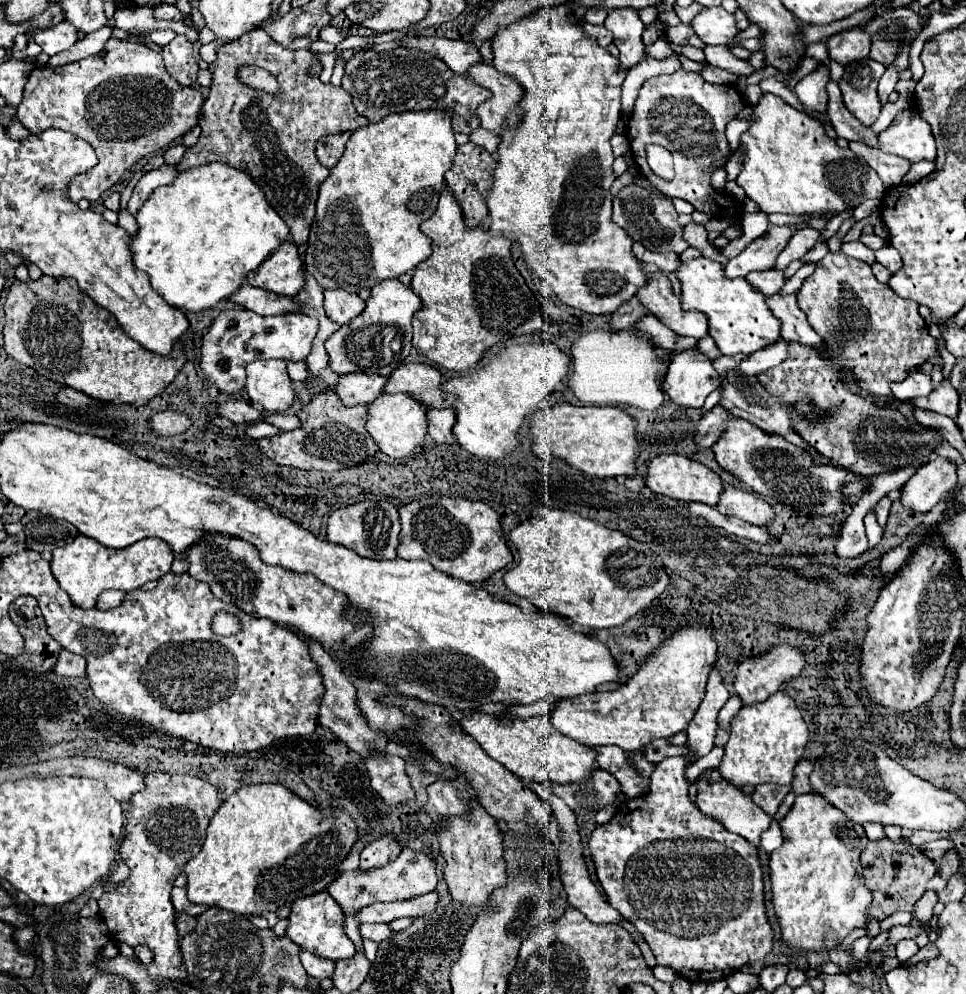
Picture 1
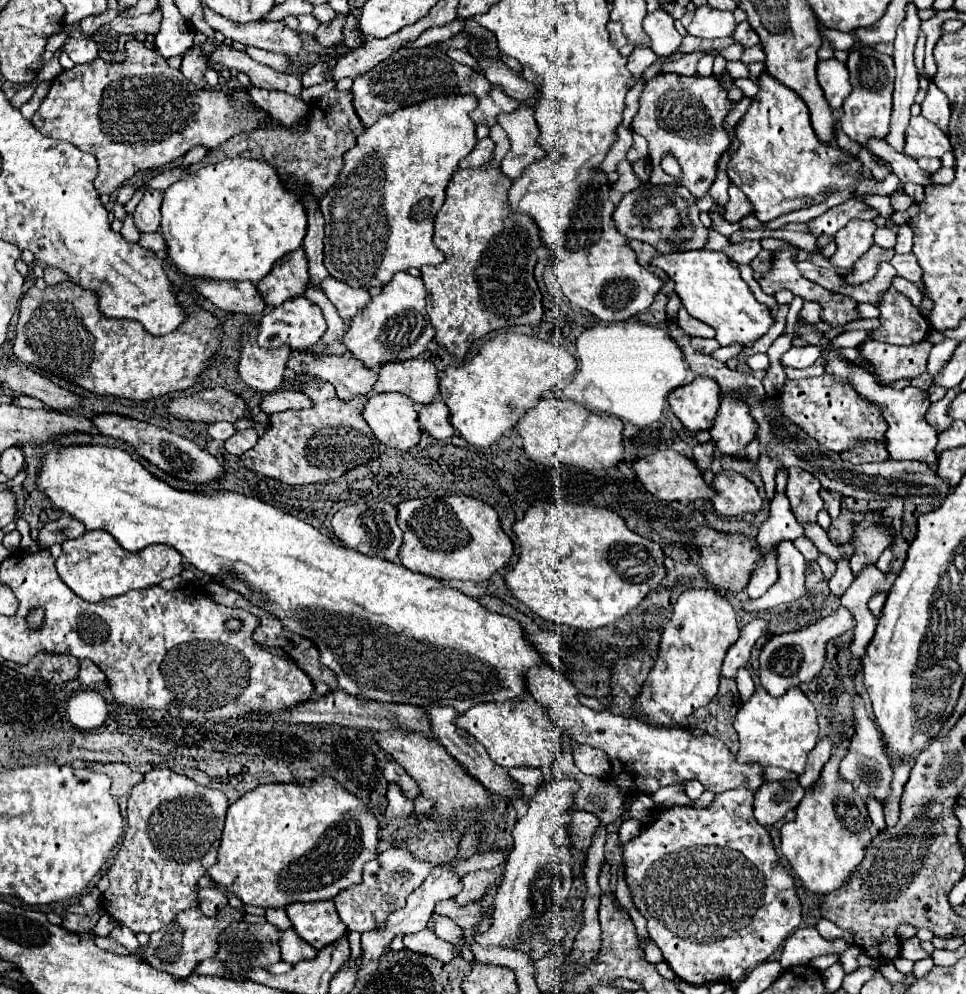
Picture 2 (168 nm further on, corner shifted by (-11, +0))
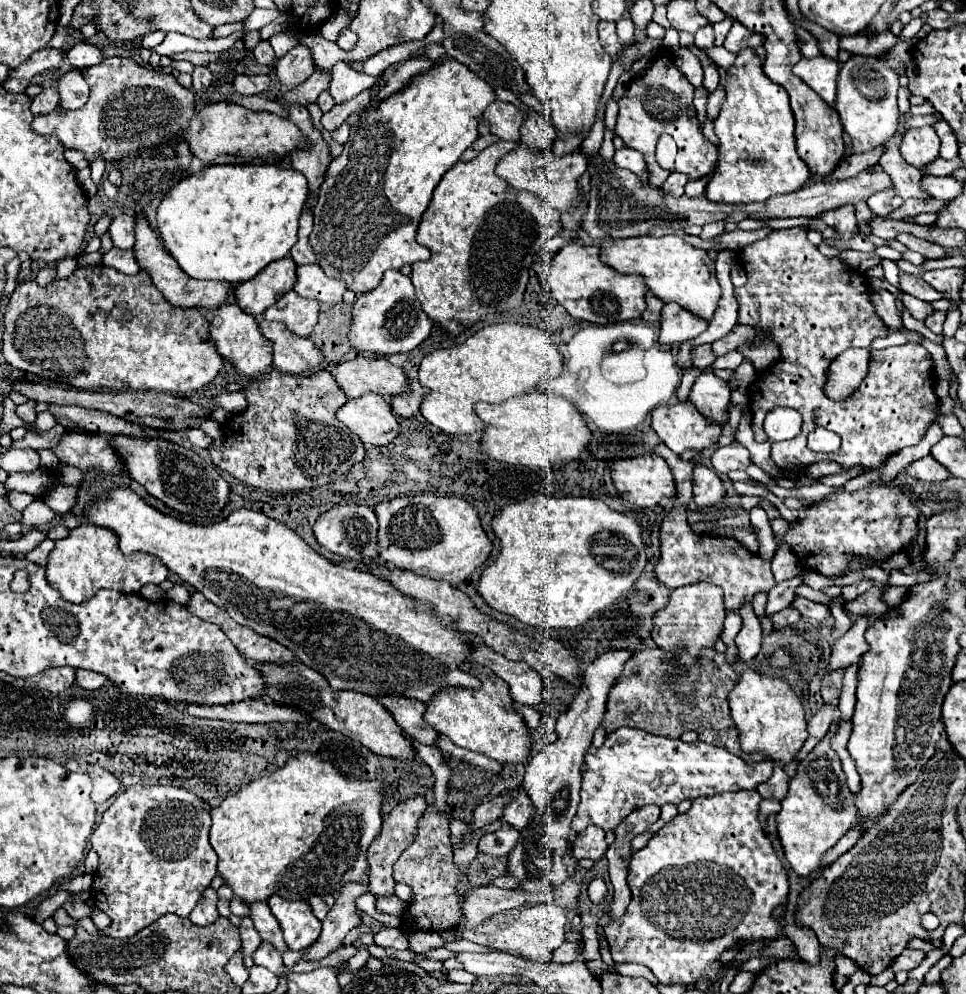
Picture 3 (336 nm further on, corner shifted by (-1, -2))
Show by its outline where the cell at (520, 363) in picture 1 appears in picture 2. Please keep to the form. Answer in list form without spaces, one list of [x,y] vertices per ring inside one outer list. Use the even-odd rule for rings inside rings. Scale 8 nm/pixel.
[[[500,332],[492,340],[484,342],[480,352],[470,362],[444,368],[440,376],[440,396],[444,402],[436,398],[434,402],[420,406],[420,426],[438,440],[450,438],[456,428],[472,446],[488,448],[496,444],[506,430],[514,428],[518,416],[522,416],[522,410],[534,406],[540,396],[544,396],[556,384],[568,382],[568,378],[574,374],[576,358],[564,346],[536,337]],[[510,404],[514,404],[516,410],[512,410]]]

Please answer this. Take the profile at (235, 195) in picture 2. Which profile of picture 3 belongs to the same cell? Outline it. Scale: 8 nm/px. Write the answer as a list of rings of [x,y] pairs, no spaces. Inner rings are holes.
[[[212,164],[208,168],[204,168],[202,172],[198,174],[192,174],[192,176],[186,176],[182,178],[178,184],[174,184],[170,188],[170,192],[164,196],[164,200],[160,202],[160,208],[158,208],[158,214],[156,214],[156,220],[158,220],[158,232],[162,236],[162,242],[164,242],[164,248],[170,252],[170,256],[178,262],[178,266],[190,276],[190,278],[198,278],[198,280],[224,280],[224,282],[230,282],[230,284],[238,284],[238,282],[246,282],[246,280],[252,280],[264,266],[268,266],[270,262],[278,260],[278,258],[284,258],[290,254],[290,248],[296,244],[298,240],[298,218],[302,214],[302,206],[308,198],[308,184],[306,184],[306,178],[292,170],[292,168],[280,168],[280,166],[272,166],[272,164]]]

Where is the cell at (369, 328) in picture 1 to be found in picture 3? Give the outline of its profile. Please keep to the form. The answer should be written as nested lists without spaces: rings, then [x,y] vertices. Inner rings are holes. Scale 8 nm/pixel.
[[[388,270],[384,274],[384,282],[380,282],[380,286],[372,292],[362,294],[352,306],[352,326],[348,330],[348,342],[358,352],[388,356],[414,350],[428,338],[430,330],[432,322],[428,328],[428,316],[420,308],[410,278],[400,274],[398,270]]]

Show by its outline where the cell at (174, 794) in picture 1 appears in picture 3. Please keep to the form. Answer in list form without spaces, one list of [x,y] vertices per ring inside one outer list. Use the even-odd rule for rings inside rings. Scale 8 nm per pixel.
[[[134,784],[124,788],[124,792],[114,800],[114,804],[102,814],[102,820],[90,838],[92,848],[100,856],[100,864],[94,874],[90,894],[96,906],[112,918],[112,926],[104,930],[106,936],[126,938],[150,926],[164,914],[188,916],[194,910],[202,892],[210,886],[212,878],[216,876],[218,856],[208,842],[210,824],[212,818],[210,812],[204,808],[202,798],[186,788],[168,784]]]

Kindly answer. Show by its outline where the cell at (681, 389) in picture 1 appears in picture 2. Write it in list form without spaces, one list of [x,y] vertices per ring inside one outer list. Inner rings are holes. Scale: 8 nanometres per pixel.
[[[696,378],[692,384],[674,390],[668,396],[670,410],[684,424],[684,430],[696,434],[708,430],[718,412],[720,388],[710,378]]]

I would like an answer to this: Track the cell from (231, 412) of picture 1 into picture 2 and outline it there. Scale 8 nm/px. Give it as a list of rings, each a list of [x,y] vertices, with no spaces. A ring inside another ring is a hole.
[[[210,388],[192,396],[180,396],[166,402],[166,410],[182,422],[236,422],[246,416],[246,404],[230,390]]]

